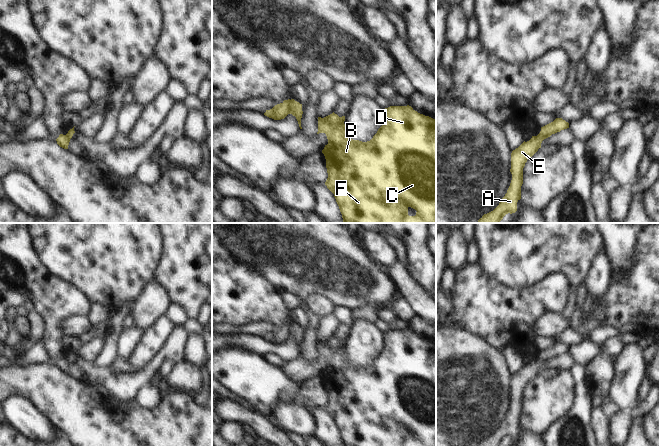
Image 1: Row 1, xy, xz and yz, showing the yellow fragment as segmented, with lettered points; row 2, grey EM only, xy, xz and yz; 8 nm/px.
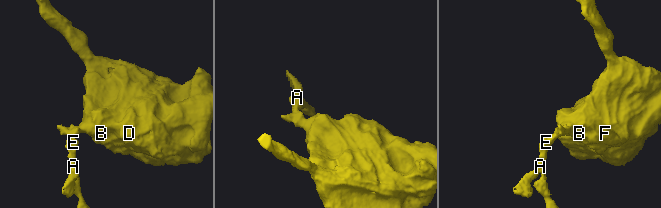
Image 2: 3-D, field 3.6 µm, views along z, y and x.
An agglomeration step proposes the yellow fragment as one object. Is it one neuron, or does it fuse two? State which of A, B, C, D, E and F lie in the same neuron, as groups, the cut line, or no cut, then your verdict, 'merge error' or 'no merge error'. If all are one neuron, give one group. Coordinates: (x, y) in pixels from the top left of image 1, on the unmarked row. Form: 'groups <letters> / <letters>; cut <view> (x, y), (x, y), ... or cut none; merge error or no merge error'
groups A E / B C D F; cut xz (291, 324), (288, 330), (288, 337); merge error

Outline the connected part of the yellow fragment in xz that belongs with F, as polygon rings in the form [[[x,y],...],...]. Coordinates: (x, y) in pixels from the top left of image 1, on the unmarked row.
[[[409,329],[390,330],[384,333],[384,347],[367,366],[351,363],[347,359],[344,345],[345,340],[339,341],[334,336],[324,342],[318,341],[317,356],[317,358],[325,357],[328,363],[328,368],[322,374],[328,397],[325,409],[334,418],[343,447],[436,447],[436,344],[418,337]]]

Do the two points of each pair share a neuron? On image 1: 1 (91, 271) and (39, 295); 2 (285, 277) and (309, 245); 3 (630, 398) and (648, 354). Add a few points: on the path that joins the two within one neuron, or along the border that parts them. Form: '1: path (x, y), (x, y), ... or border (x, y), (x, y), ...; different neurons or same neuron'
1: border (47, 268), (53, 275), (70, 283), (86, 295); different neurons
2: path (293, 269), (302, 260), (305, 253); same neuron
3: border (643, 348), (643, 359), (647, 364); different neurons

